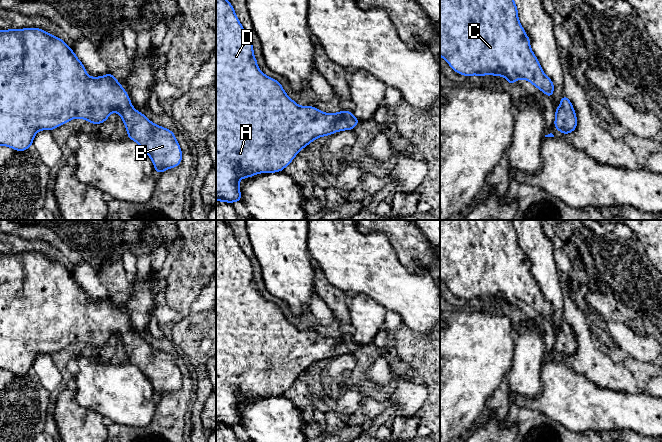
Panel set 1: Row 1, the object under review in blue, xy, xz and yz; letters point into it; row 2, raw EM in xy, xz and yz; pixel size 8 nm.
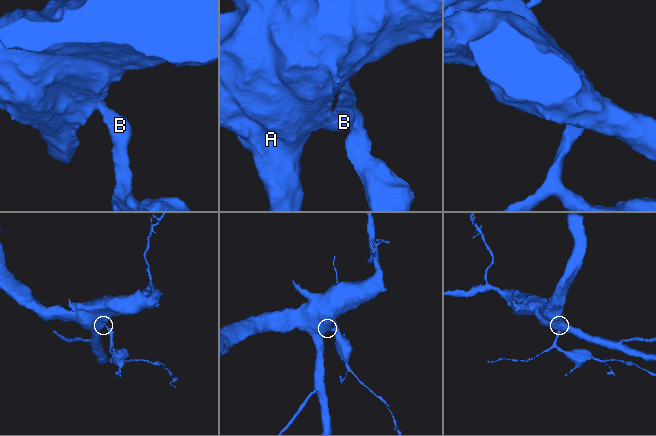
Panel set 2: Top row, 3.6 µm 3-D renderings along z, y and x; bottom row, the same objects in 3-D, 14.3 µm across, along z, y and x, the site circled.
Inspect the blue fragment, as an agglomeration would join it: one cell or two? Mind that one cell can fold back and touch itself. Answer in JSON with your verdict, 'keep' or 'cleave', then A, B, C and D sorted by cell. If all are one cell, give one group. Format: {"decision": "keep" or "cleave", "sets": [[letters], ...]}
{"decision": "keep", "sets": [["A", "B", "C", "D"]]}

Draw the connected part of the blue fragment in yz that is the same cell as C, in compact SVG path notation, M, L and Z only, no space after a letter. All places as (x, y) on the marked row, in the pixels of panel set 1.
M440 0L440 56L449 66L465 77L486 74L504 76L509 84L524 79L552 97L554 84L548 78L532 52L530 39L518 19L517 6L514 0Z

